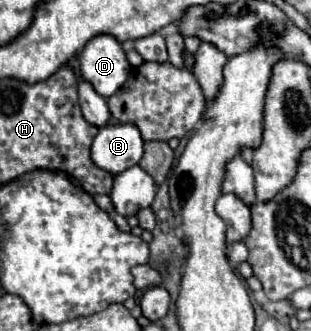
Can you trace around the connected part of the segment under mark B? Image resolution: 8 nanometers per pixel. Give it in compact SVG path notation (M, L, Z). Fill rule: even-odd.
M107 125L101 127L91 145L93 163L111 173L119 175L125 169L139 163L143 155L143 139L135 125Z

